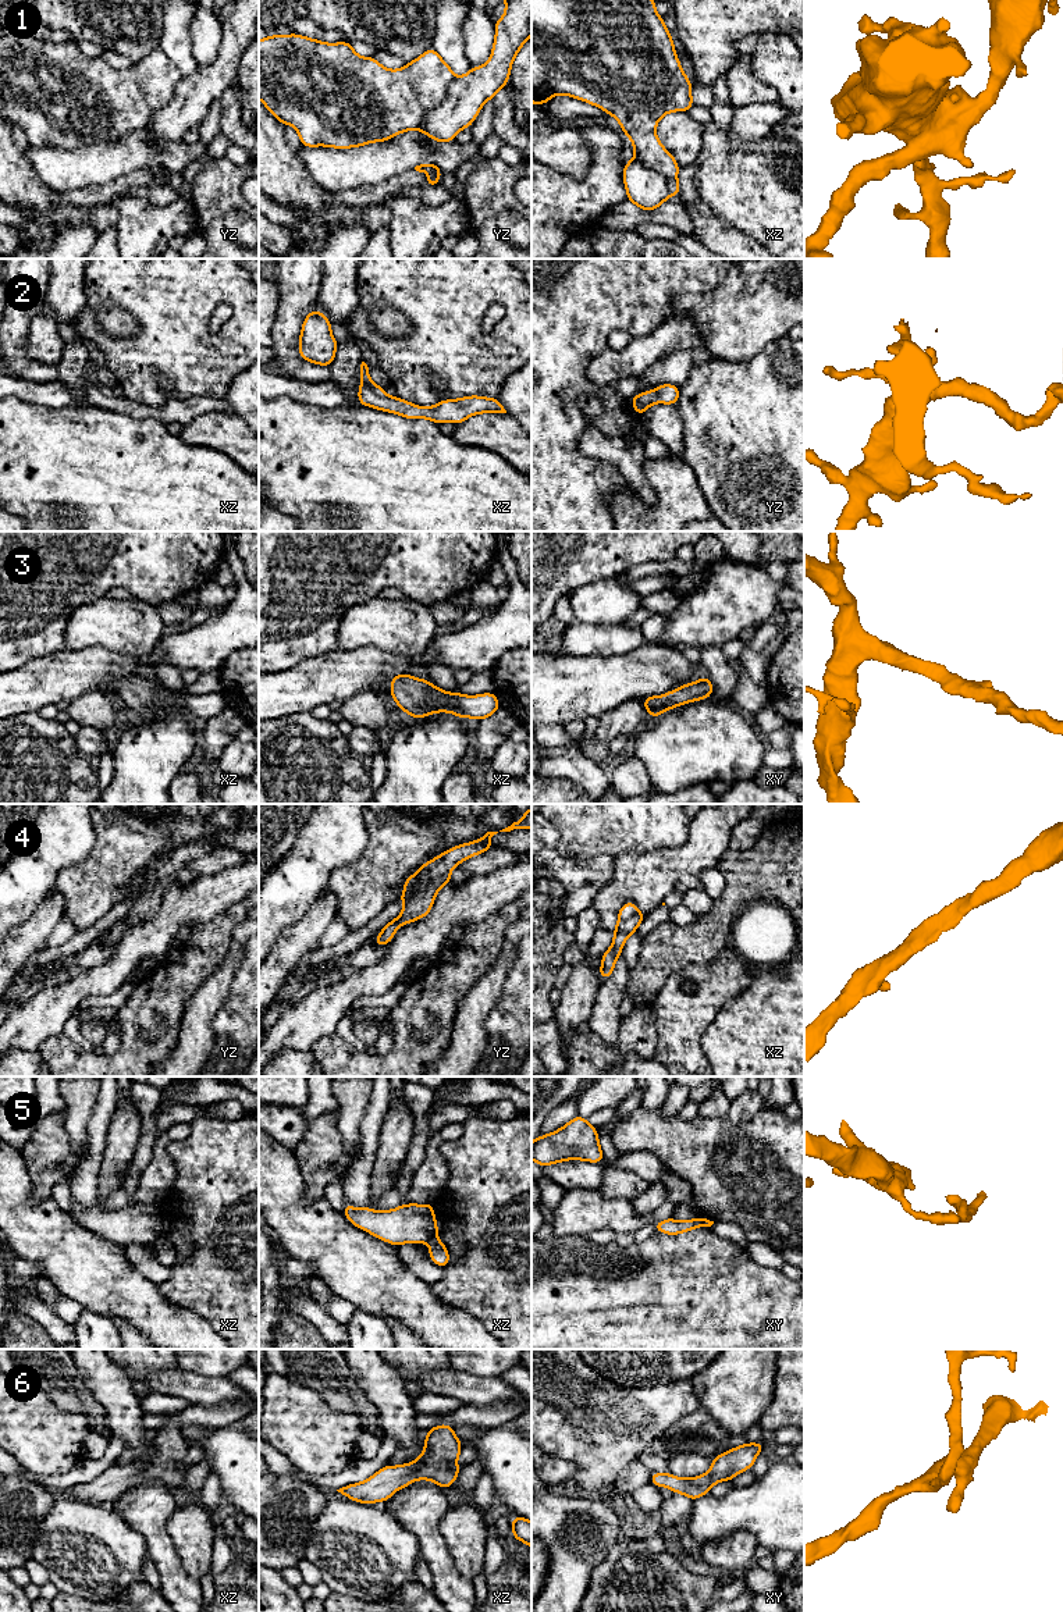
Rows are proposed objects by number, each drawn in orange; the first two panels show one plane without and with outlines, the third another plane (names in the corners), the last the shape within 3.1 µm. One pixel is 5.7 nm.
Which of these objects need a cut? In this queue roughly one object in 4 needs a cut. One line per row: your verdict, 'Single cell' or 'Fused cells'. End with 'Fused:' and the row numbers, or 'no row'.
1: Single cell
2: Single cell
3: Single cell
4: Single cell
5: Fused cells
6: Single cell
Fused: 5

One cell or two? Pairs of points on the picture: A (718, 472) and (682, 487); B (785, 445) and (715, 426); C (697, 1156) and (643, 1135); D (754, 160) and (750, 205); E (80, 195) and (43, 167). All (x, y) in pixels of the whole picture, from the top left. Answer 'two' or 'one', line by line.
A: two
B: one
C: one
D: one
E: two

